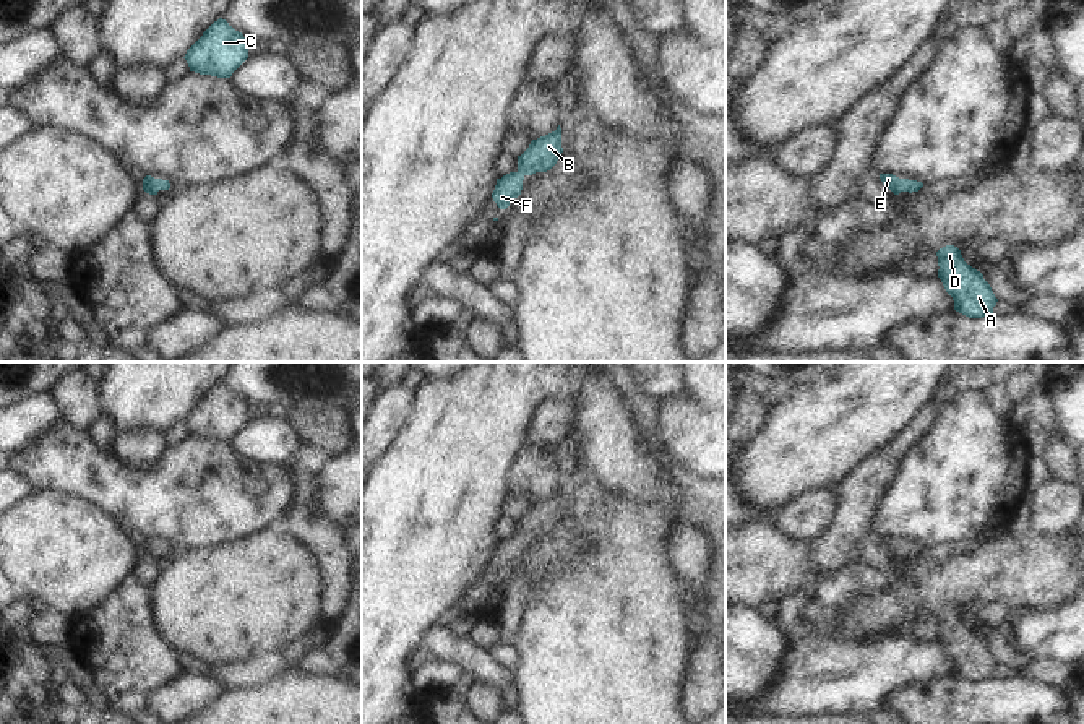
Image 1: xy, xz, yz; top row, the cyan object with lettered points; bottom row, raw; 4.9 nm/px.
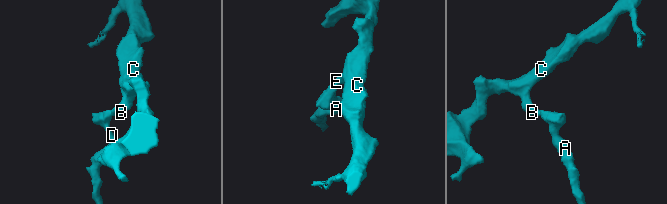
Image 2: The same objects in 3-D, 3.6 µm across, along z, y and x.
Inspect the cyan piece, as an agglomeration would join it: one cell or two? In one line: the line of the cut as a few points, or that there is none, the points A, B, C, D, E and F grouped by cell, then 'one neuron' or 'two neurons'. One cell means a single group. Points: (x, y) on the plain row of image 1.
no cut; A B C D E F; one neuron

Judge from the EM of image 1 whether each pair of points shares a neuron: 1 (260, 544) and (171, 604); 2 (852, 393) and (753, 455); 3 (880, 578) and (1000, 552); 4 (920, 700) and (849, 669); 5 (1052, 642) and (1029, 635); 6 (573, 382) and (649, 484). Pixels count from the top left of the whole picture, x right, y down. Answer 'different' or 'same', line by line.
1: same
2: same
3: different
4: different
5: same
6: same

